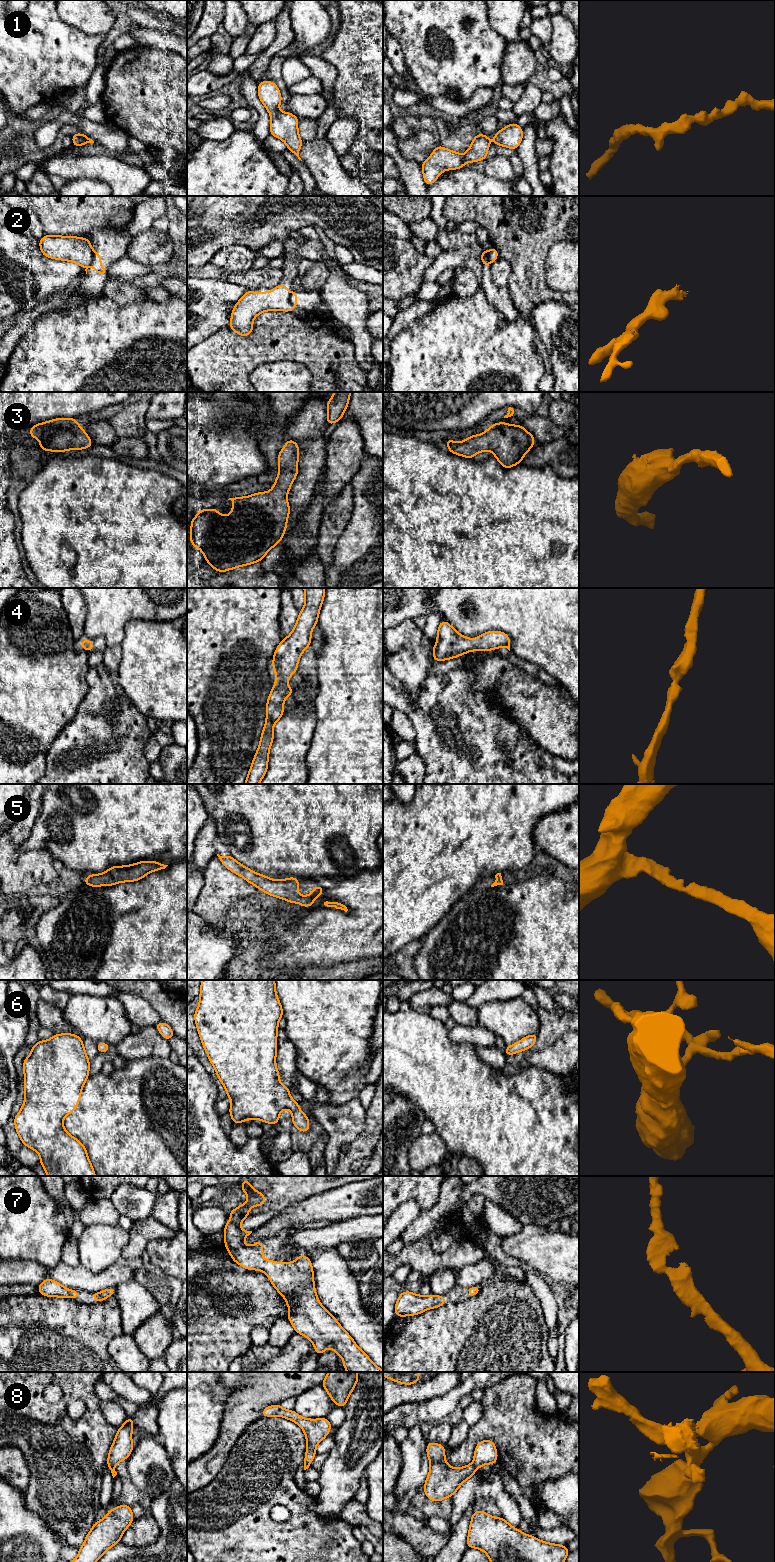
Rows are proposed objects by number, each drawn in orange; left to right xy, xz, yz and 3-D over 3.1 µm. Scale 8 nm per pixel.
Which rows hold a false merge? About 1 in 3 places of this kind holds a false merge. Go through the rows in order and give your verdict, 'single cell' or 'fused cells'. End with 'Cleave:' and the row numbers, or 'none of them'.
1: single cell
2: fused cells
3: single cell
4: single cell
5: single cell
6: single cell
7: single cell
8: fused cells
Cleave: 2, 8

